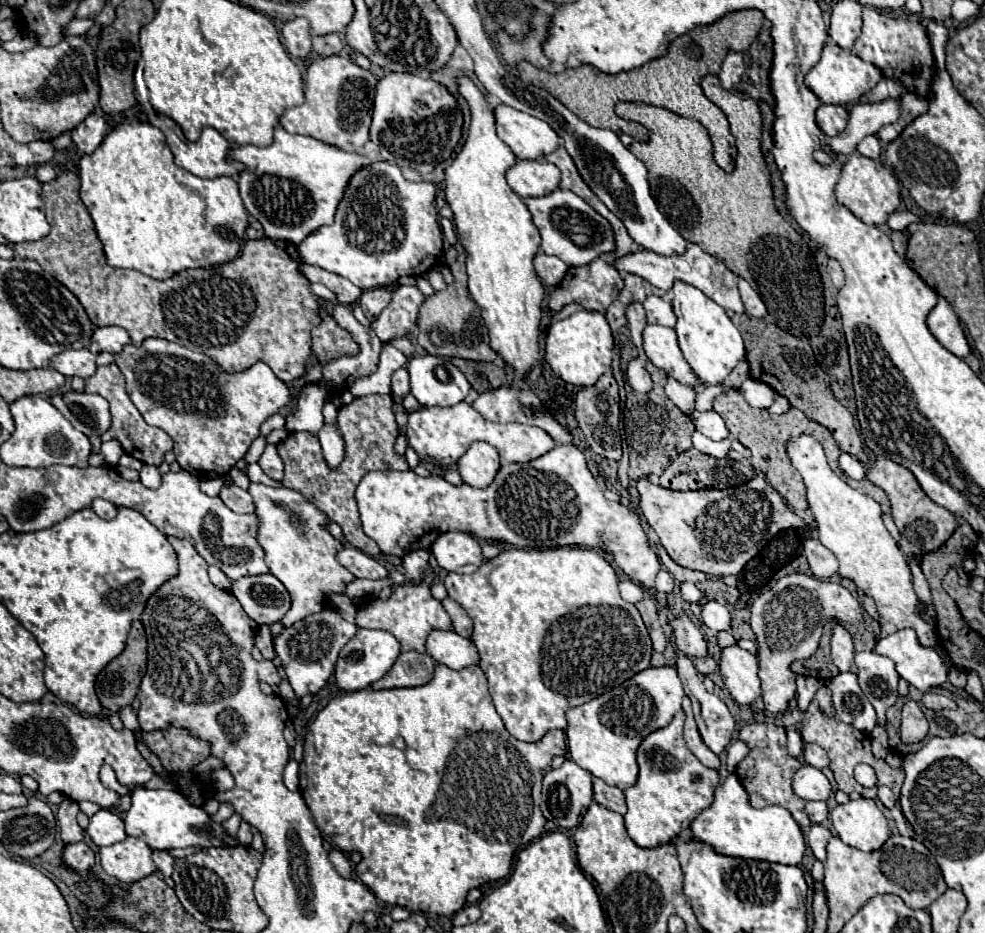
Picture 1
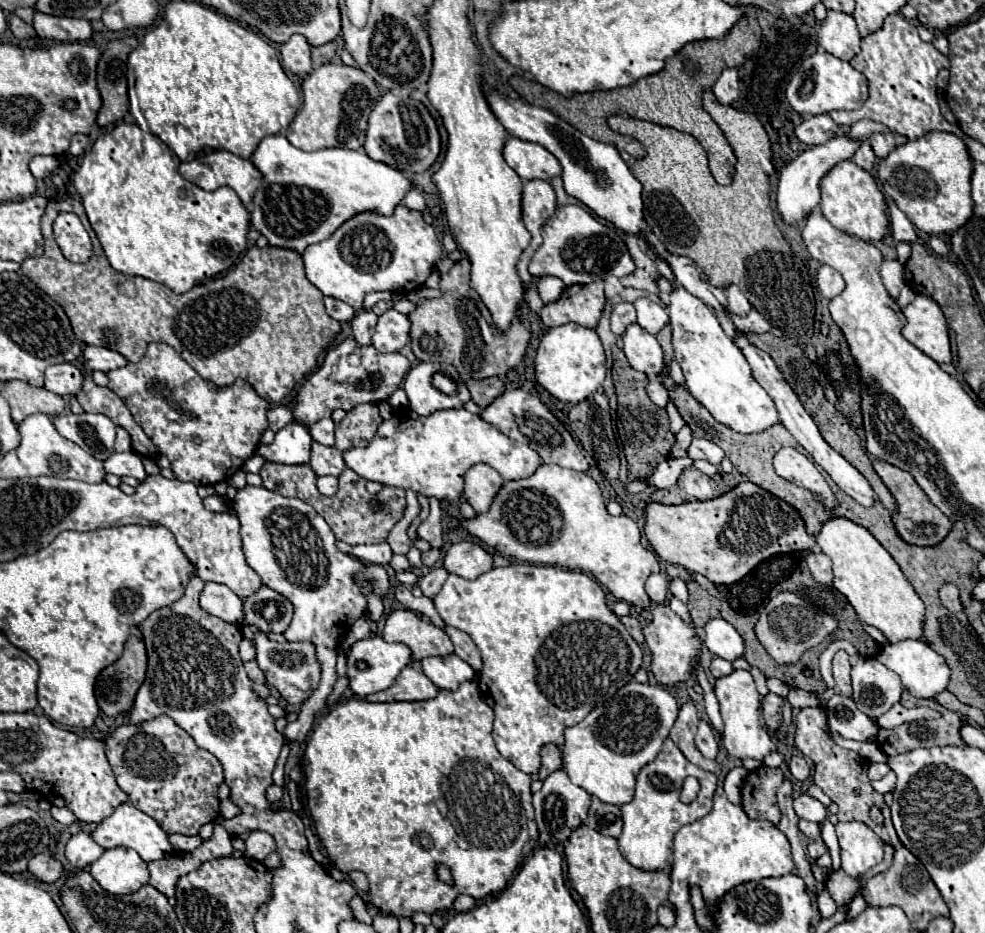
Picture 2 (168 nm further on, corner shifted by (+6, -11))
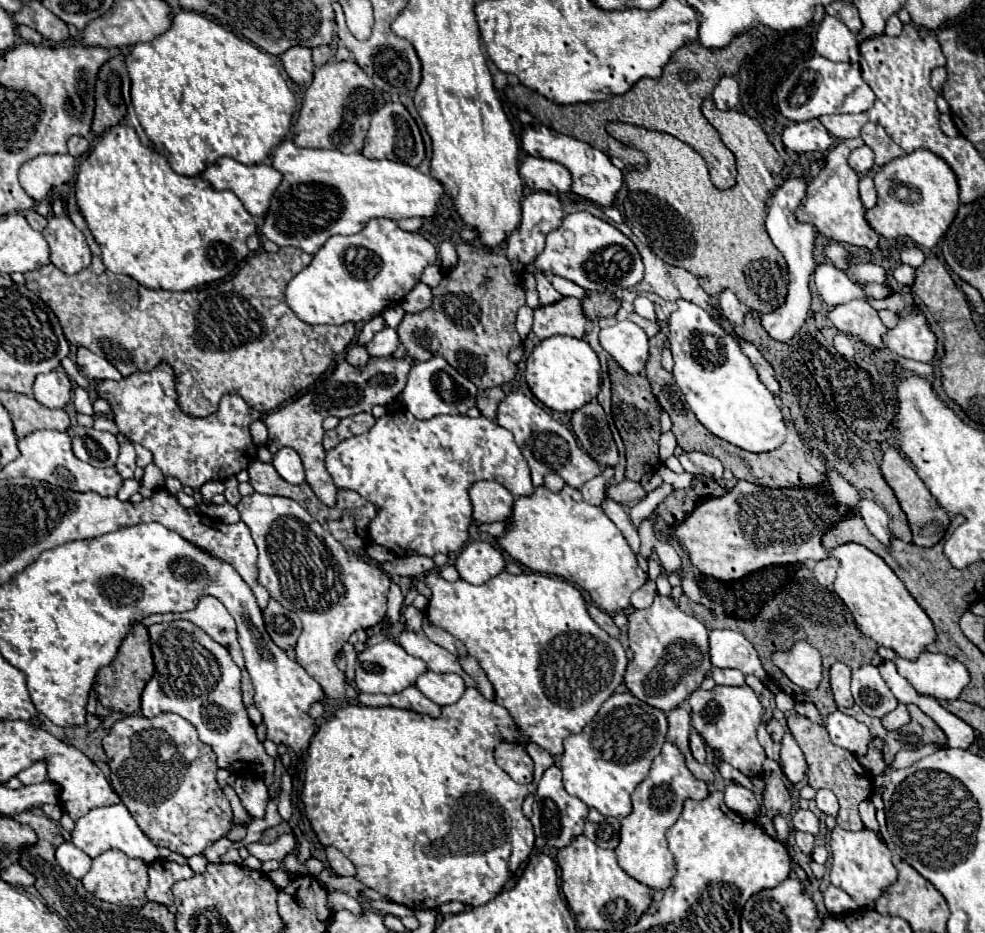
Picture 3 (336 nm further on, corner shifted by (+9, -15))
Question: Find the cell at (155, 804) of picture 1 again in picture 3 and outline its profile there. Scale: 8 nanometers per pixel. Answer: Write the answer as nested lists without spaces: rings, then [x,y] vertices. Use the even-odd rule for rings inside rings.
[[[112,804],[108,808],[90,810],[86,816],[76,820],[76,828],[72,830],[70,838],[72,838],[74,846],[78,846],[90,858],[100,856],[102,852],[106,852],[110,848],[118,848],[128,858],[138,858],[138,860],[144,860],[146,864],[152,864],[152,862],[156,862],[160,858],[156,844],[150,840],[148,834],[144,834],[140,830],[140,826],[136,824],[136,820],[132,818],[132,814],[128,812],[128,808],[124,804]]]

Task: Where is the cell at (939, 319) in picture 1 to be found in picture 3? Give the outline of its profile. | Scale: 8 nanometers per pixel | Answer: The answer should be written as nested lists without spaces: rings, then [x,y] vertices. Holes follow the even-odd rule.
[[[916,306],[908,316],[900,318],[898,324],[886,332],[884,344],[898,356],[932,362],[936,356],[936,334],[920,306]]]

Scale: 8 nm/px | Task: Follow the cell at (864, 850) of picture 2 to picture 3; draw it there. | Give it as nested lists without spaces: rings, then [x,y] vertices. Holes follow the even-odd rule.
[[[836,826],[830,834],[830,848],[834,858],[830,870],[832,884],[850,894],[860,908],[874,908],[874,902],[882,890],[896,880],[896,868],[892,864],[888,846],[882,844],[872,830],[864,828],[860,832],[848,832]]]

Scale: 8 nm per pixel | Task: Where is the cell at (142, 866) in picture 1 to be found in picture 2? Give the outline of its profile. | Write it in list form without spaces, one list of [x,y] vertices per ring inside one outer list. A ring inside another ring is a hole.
[[[131,848],[105,850],[99,860],[89,866],[91,876],[109,894],[133,894],[149,880],[147,862]]]

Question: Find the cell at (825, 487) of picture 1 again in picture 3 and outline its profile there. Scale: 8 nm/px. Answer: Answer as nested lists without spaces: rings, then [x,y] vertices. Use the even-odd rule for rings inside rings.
[[[848,542],[830,550],[838,560],[838,576],[834,580],[834,592],[842,598],[854,616],[858,630],[872,638],[876,644],[892,648],[898,656],[914,660],[936,638],[932,620],[910,596],[902,580],[888,568],[888,564],[862,544]]]

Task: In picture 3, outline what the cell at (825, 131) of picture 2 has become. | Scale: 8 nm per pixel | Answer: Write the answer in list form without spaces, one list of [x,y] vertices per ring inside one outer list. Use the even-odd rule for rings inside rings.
[[[808,120],[790,124],[782,134],[784,146],[794,152],[824,152],[834,146],[834,136],[820,124],[820,120]]]

